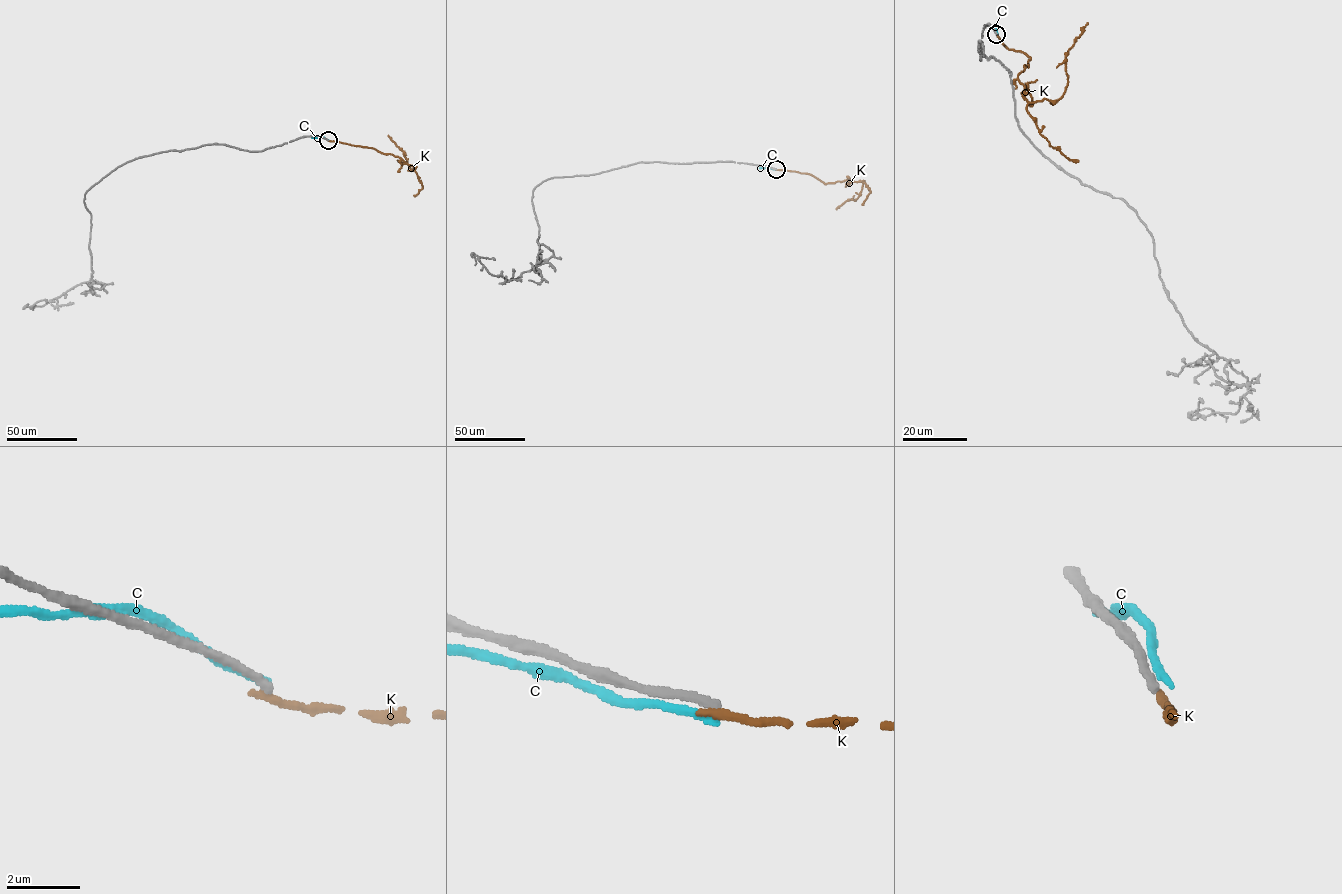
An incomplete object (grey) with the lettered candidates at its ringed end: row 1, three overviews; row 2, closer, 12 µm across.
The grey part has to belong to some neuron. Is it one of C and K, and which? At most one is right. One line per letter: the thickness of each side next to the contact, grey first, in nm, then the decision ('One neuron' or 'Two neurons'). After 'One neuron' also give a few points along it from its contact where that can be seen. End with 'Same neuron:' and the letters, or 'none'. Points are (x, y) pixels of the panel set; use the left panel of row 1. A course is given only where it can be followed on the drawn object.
C: Thickness 300 nm (grey) against 280 nm. Two neurons
K: Thickness 240 nm (grey) against 240 nm. Two neurons
Same neuron: none

